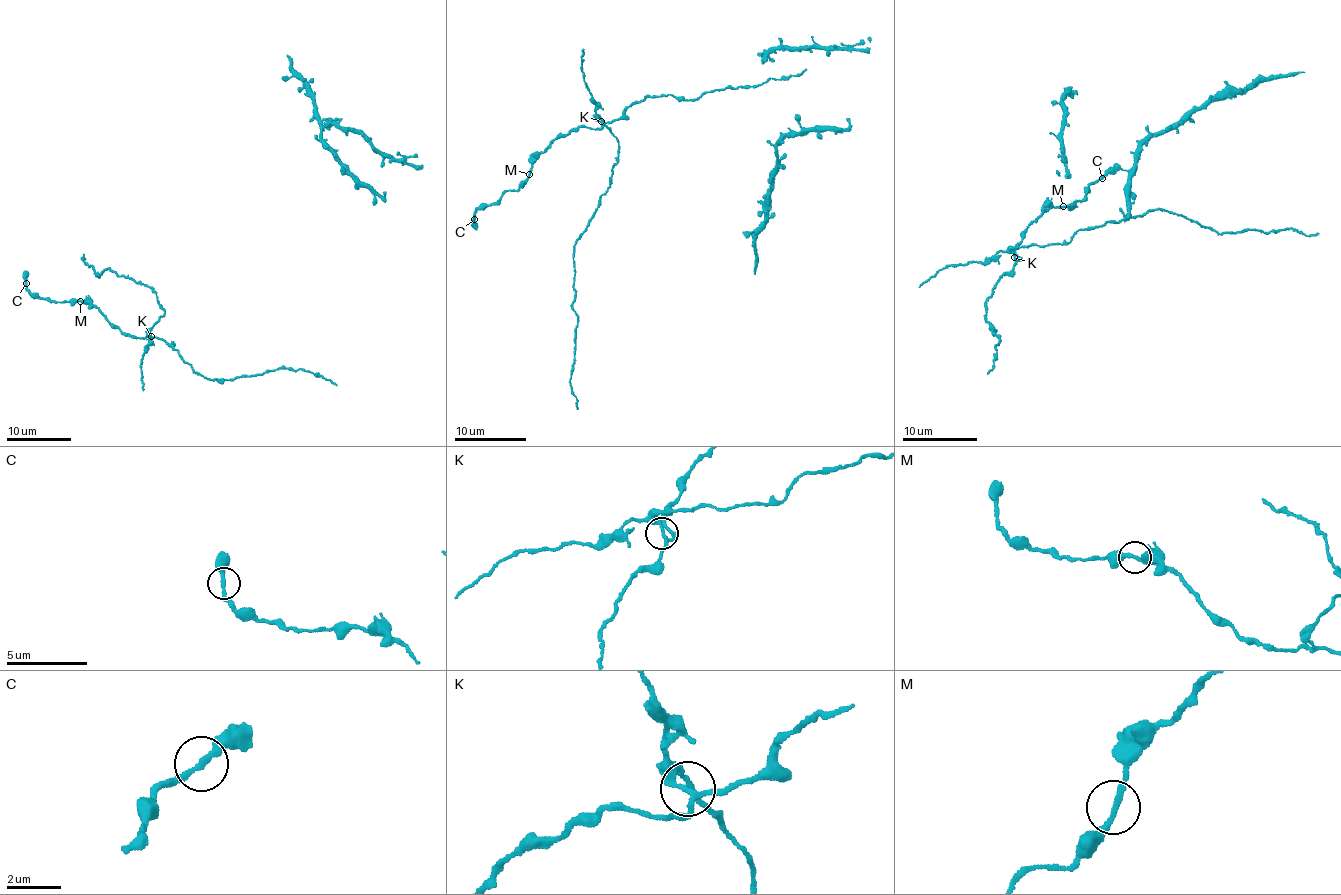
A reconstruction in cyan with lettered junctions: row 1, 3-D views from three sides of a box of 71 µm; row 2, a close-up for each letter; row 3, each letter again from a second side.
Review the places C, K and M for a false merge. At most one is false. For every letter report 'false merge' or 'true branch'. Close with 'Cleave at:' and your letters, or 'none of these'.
C: true branch
K: false merge
M: true branch
Cleave at: K

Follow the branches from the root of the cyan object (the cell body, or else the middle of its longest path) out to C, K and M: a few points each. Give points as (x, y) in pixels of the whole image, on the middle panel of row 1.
C: (734, 88), (695, 99), (647, 96), (600, 129), (575, 129), (551, 142), (517, 190), (477, 210), (474, 219)
K: (734, 88), (702, 92), (695, 99), (678, 100), (670, 94), (647, 96), (614, 119), (602, 121)
M: (734, 88), (702, 92), (695, 99), (647, 96), (600, 129), (575, 129), (551, 142), (529, 174)

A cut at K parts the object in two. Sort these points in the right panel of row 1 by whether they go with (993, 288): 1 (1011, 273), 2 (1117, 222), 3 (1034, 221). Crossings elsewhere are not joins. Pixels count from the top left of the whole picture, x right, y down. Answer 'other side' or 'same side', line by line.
1: same side
2: other side
3: same side

